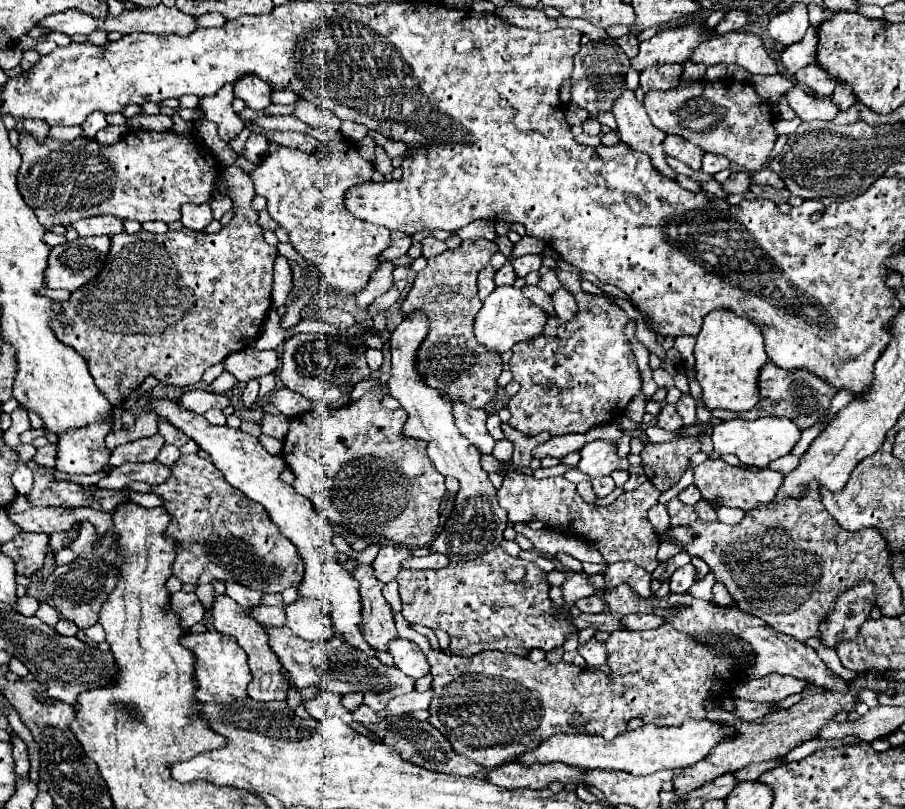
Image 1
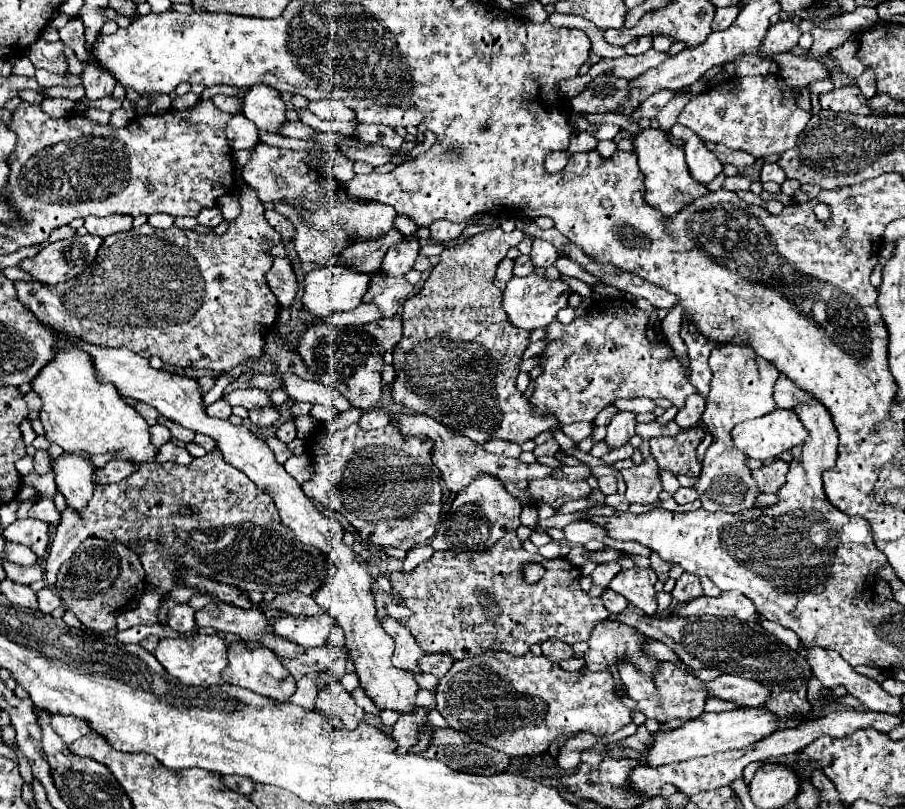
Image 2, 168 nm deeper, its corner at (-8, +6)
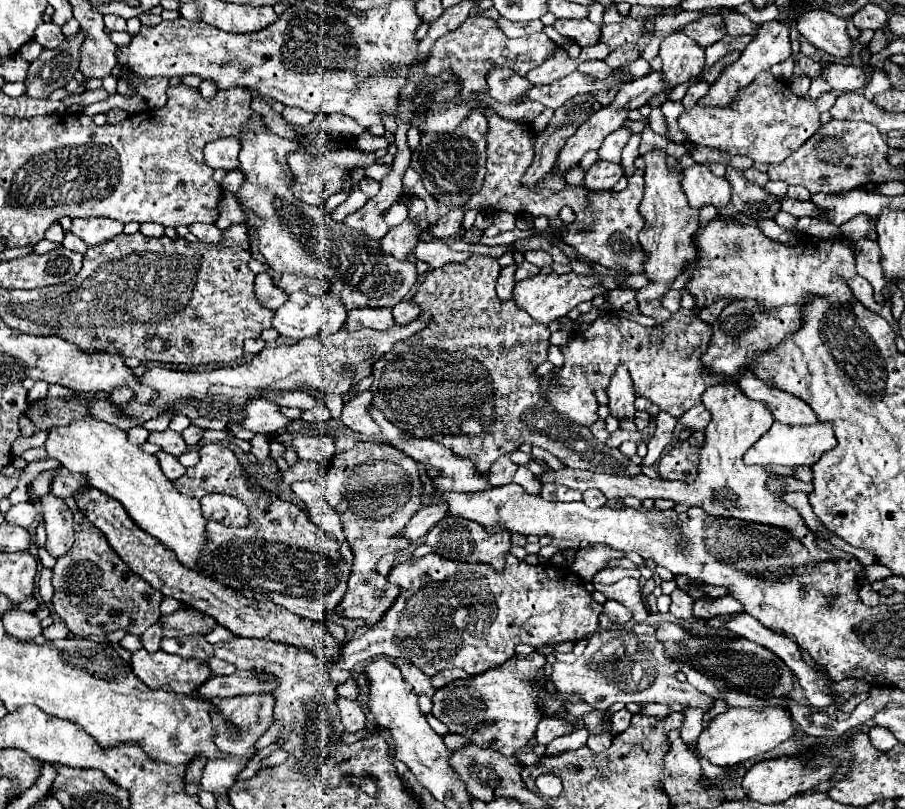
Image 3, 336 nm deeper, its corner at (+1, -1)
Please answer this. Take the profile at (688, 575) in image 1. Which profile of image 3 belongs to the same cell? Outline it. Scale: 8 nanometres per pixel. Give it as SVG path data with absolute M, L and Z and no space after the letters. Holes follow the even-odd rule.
M675 590L673 594L671 594L671 614L675 616L675 618L679 618L679 620L689 620L691 616L693 616L693 598L687 594L687 592L683 592L683 590Z

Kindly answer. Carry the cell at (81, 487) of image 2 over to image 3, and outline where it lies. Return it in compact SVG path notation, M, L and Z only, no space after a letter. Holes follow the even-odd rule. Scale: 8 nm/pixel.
M51 492L41 498L43 504L43 518L45 518L45 528L47 528L47 542L45 548L49 550L51 556L59 558L67 554L73 546L75 540L75 530L73 530L73 508L67 506L65 500L53 496Z

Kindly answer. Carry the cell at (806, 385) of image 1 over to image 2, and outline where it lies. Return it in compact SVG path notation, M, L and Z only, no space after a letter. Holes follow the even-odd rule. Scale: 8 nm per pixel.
M780 375L774 387L774 399L778 409L792 409L794 403L802 403L806 399L810 399L810 393L806 391L798 391L798 387L794 387L794 383L790 383L790 379L786 379L786 375Z

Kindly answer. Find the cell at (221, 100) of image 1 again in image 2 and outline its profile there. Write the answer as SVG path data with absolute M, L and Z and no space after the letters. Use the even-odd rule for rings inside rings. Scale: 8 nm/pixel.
M234 115L234 119L230 119L228 127L224 129L224 135L232 149L252 151L260 141L258 131L254 131L254 123L250 123L244 115Z

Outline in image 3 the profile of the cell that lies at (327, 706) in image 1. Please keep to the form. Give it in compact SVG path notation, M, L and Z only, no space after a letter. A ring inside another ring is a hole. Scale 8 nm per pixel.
M337 698L337 706L341 712L341 722L345 726L345 732L359 732L365 728L365 712L361 710L359 702Z

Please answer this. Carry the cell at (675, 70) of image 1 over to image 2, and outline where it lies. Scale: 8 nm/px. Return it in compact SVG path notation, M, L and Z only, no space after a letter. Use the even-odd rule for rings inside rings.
M658 91L658 95L652 95L650 99L646 99L646 103L642 103L642 107L634 115L630 115L630 121L638 123L642 117L654 119L672 97L674 97L674 91Z

